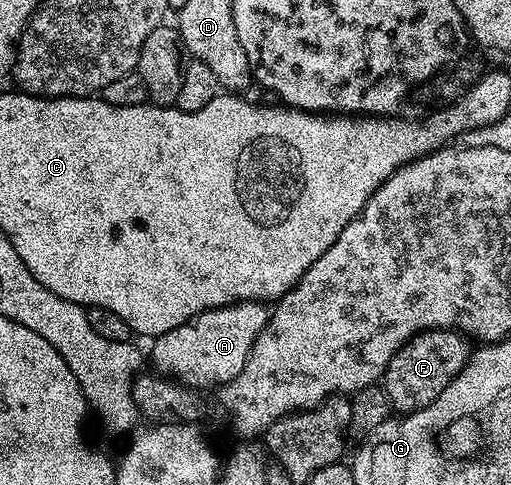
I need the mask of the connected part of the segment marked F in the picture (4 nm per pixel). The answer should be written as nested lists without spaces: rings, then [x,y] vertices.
[[[425,330],[422,334],[416,334],[402,350],[395,352],[384,372],[383,389],[389,397],[390,407],[404,416],[431,405],[469,363],[469,346],[470,339],[455,330]]]

